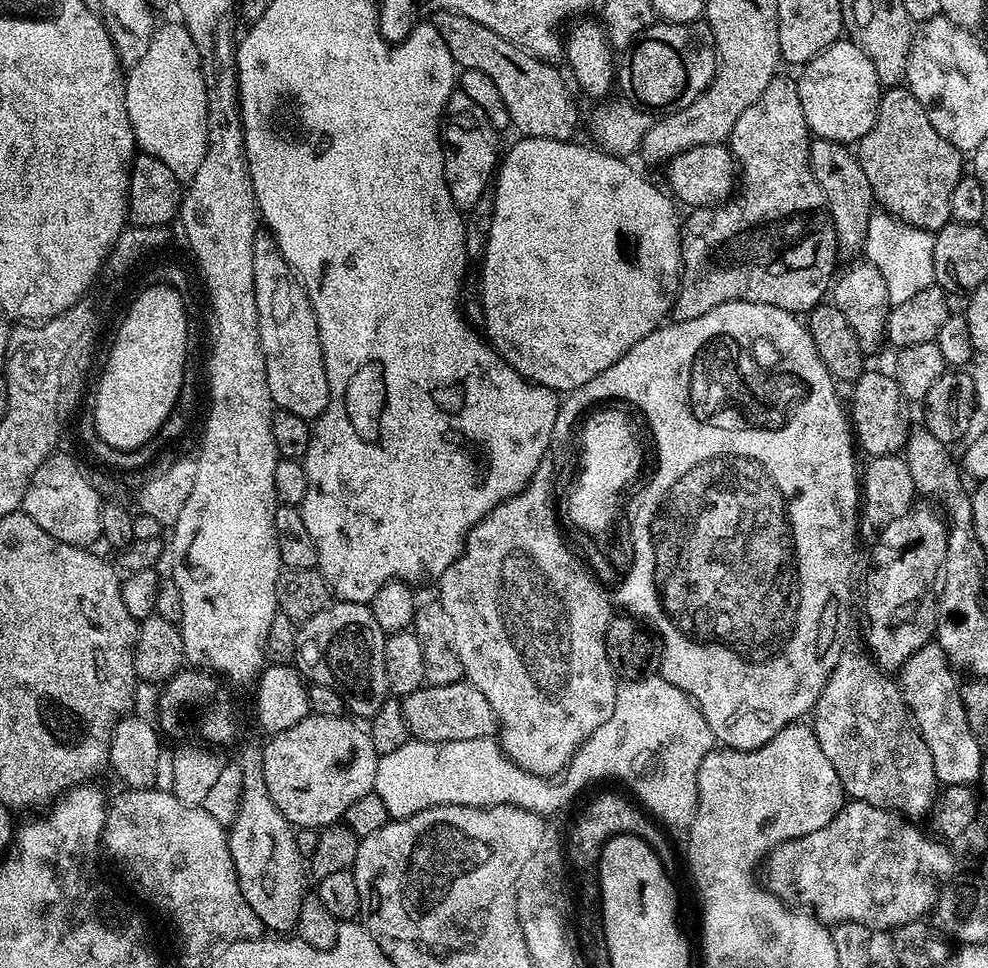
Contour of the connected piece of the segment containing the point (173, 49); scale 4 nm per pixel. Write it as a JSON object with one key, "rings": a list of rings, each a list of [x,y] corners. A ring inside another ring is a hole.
{"rings":[[[161,23],[150,38],[150,46],[143,58],[138,58],[134,67],[127,69],[124,82],[124,101],[134,130],[137,149],[145,156],[158,158],[178,178],[181,185],[191,184],[194,174],[202,167],[208,145],[208,106],[206,102],[206,82],[200,69],[200,55],[183,23]]]}

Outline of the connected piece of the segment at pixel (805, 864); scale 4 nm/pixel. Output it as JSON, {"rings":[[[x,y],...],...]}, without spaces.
{"rings":[[[849,799],[840,813],[830,822],[826,822],[826,826],[814,830],[814,834],[782,842],[768,853],[766,887],[785,904],[807,910],[817,920],[825,921],[829,925],[849,920],[877,933],[887,933],[899,928],[901,924],[919,921],[924,918],[920,916],[927,912],[929,915],[935,909],[941,888],[957,875],[958,860],[943,839],[937,838],[931,831],[923,832],[914,823],[916,822],[898,812]]]}

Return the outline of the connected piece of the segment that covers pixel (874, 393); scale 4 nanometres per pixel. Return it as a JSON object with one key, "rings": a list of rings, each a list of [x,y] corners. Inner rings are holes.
{"rings":[[[866,370],[851,385],[852,408],[850,404],[850,420],[854,427],[855,441],[868,451],[869,457],[894,456],[904,451],[908,434],[914,421],[908,413],[909,401],[905,400],[895,379],[884,372]]]}

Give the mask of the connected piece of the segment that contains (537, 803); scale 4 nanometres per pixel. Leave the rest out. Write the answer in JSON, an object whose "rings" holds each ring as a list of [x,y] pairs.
{"rings":[[[641,675],[628,678],[617,687],[614,714],[594,730],[588,741],[580,745],[572,755],[572,761],[562,773],[562,778],[535,776],[522,770],[501,750],[495,739],[459,740],[431,744],[425,740],[413,739],[404,744],[394,754],[386,754],[376,761],[376,787],[378,798],[386,806],[389,817],[404,820],[424,808],[443,804],[461,804],[475,808],[489,808],[492,804],[513,804],[531,812],[549,814],[564,808],[587,784],[595,780],[621,780],[626,787],[632,788],[631,795],[647,808],[657,821],[669,824],[672,828],[687,829],[696,813],[698,794],[698,770],[706,754],[714,747],[714,737],[706,718],[691,696],[686,695],[678,686],[665,684],[664,677]]]}

